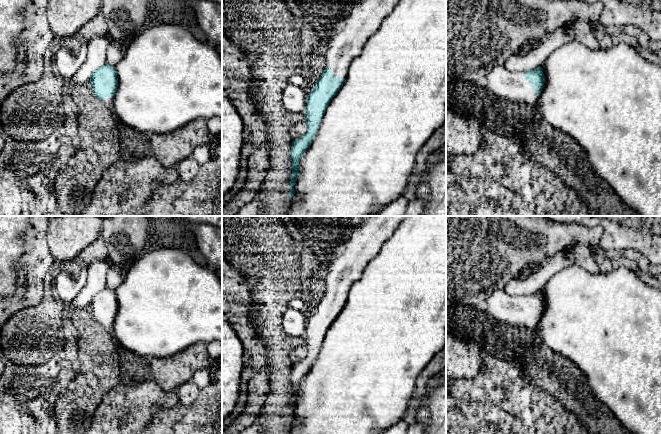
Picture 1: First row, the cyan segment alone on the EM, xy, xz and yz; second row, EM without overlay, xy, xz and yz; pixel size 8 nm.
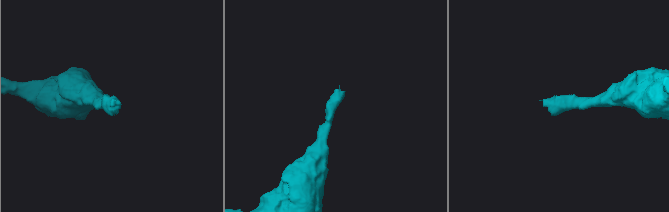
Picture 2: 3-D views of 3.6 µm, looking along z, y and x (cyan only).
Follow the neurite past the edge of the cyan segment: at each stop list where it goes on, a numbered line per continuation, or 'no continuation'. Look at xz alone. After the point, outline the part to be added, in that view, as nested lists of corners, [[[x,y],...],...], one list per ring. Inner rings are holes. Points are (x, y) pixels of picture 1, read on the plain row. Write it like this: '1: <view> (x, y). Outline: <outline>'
1: xz (362, 246). Outline: [[[367,216],[348,238],[344,251],[335,258],[326,276],[326,292],[332,293],[334,301],[347,301],[351,285],[360,279],[367,264],[377,255],[406,216]]]

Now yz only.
1: yz (511, 310). Outline: [[[504,289],[495,290],[486,301],[486,314],[494,321],[537,330],[538,320],[525,303],[525,295],[511,296]]]

